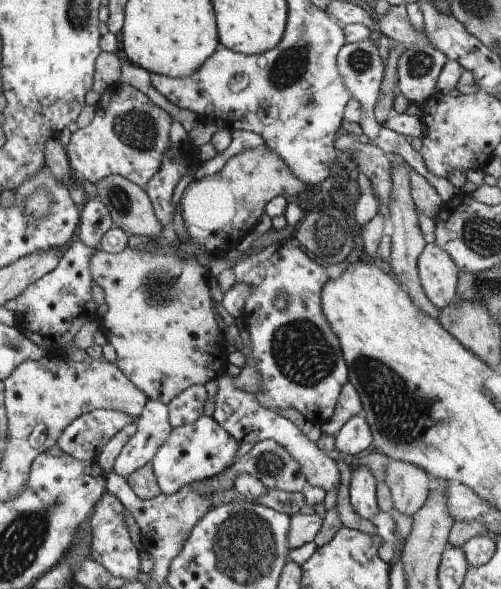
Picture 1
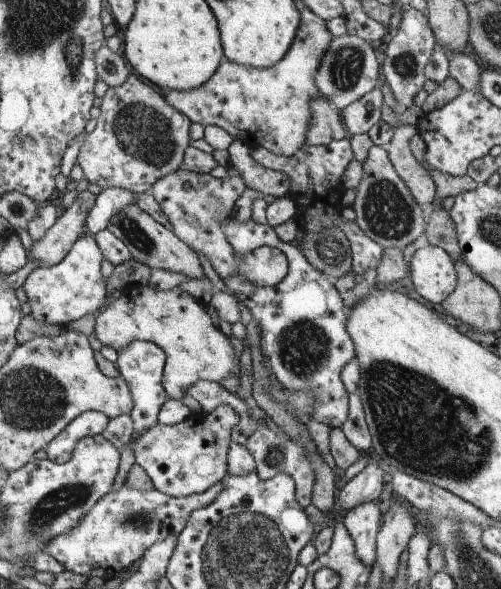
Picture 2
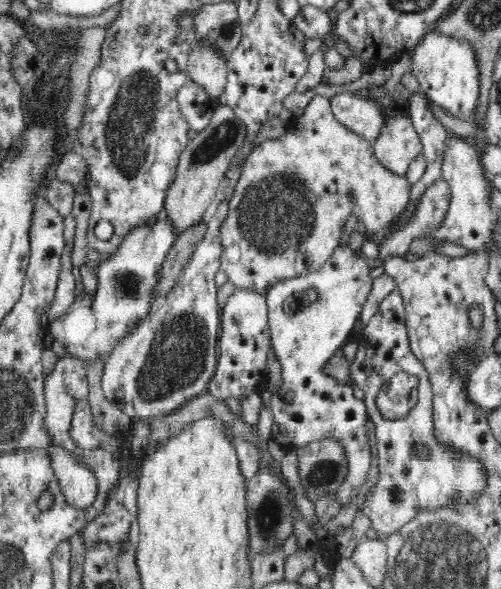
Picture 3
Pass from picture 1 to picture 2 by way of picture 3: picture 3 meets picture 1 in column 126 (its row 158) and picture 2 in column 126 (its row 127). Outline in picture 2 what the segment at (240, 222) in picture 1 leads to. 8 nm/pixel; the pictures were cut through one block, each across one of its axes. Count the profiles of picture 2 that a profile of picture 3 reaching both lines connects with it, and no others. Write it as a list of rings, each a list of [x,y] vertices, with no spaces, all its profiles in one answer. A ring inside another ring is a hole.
[[[151,281],[147,284],[140,285],[132,285],[131,287],[122,290],[122,295],[120,298],[114,301],[108,301],[107,304],[101,310],[100,316],[95,318],[95,333],[96,337],[104,346],[111,346],[112,348],[121,348],[128,346],[128,344],[132,344],[134,340],[150,340],[154,344],[158,345],[165,352],[165,367],[163,370],[163,387],[165,392],[167,393],[168,398],[180,400],[187,394],[188,389],[198,382],[198,380],[205,381],[214,381],[221,383],[224,378],[228,378],[228,376],[240,376],[240,361],[238,356],[236,356],[236,352],[234,350],[234,346],[230,344],[230,338],[224,335],[219,327],[214,326],[211,316],[206,311],[206,306],[201,300],[196,300],[193,296],[188,294],[184,289],[180,288],[180,286],[174,286],[174,288],[163,290],[160,289],[156,284]]]

